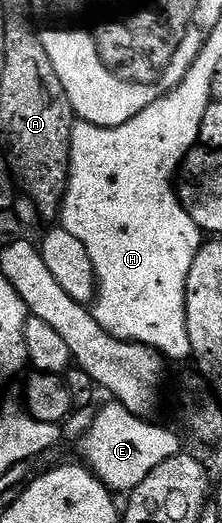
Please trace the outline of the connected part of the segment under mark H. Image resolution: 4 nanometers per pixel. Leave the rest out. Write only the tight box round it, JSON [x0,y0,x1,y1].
[59,93,206,361]

